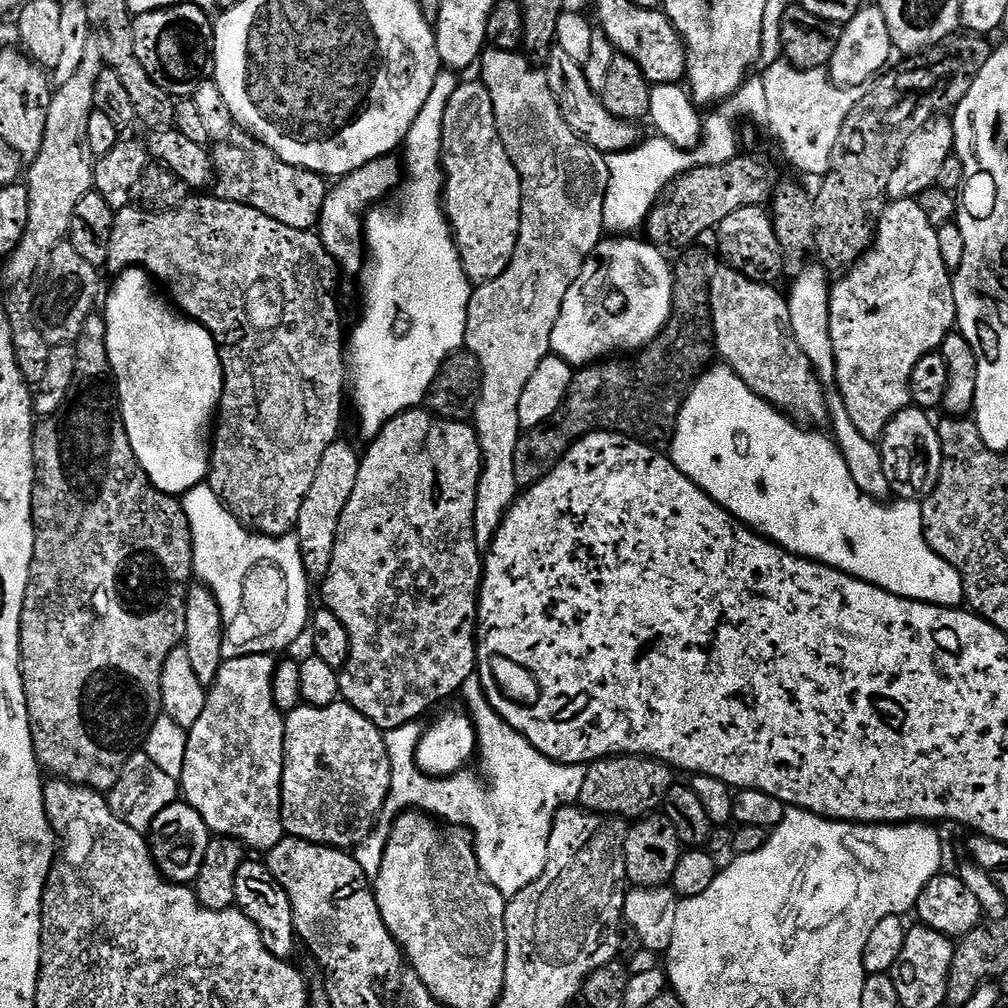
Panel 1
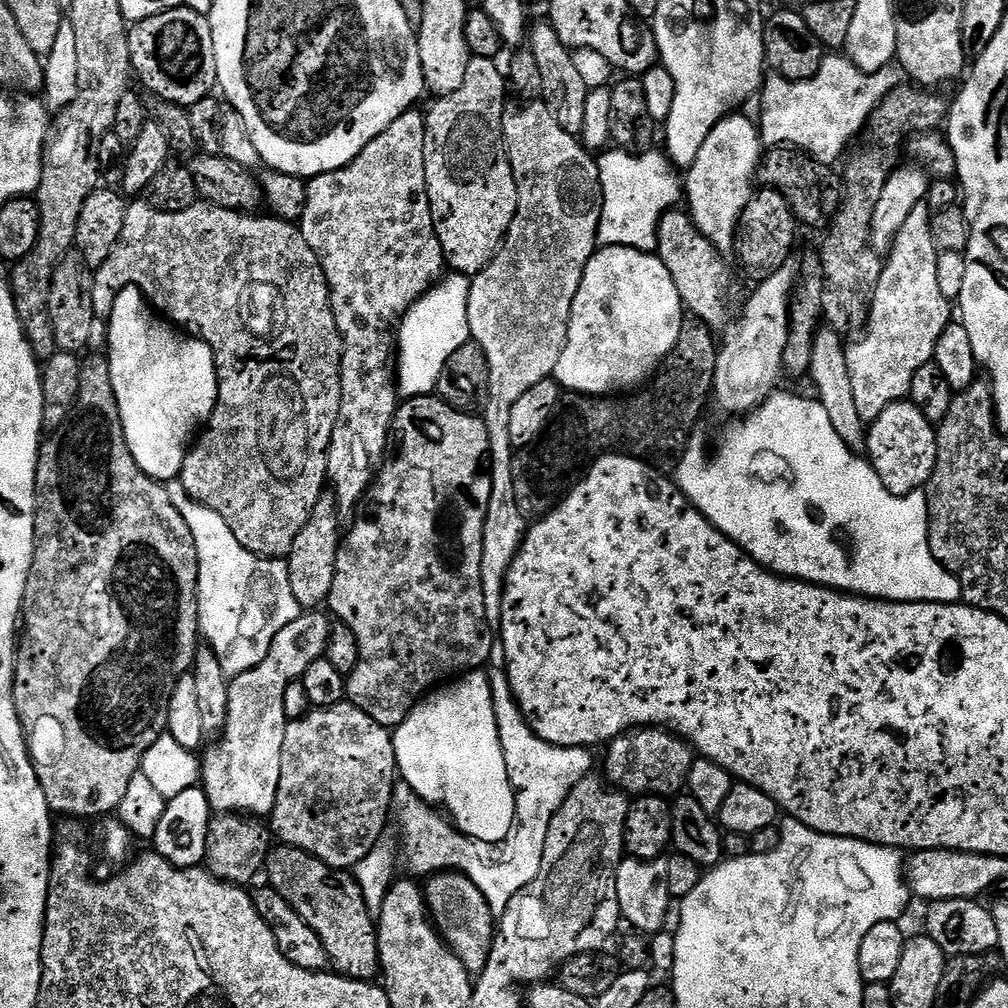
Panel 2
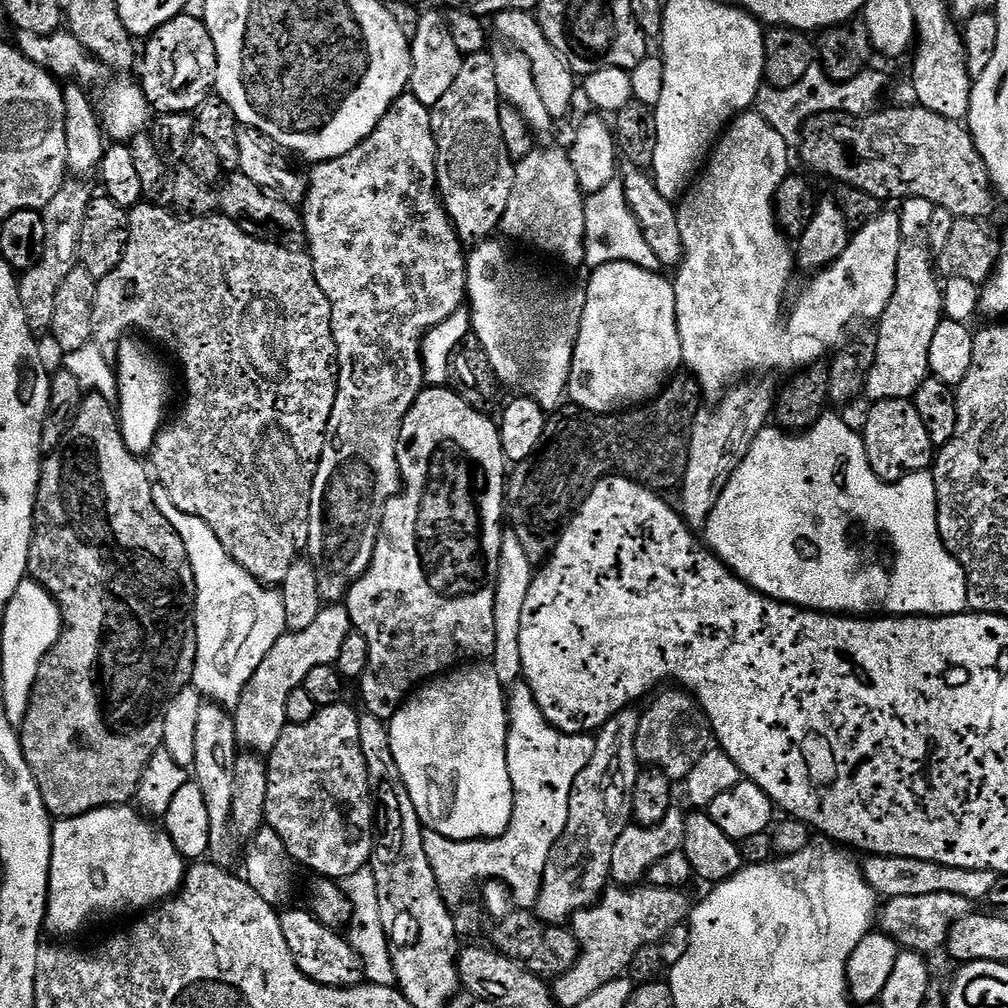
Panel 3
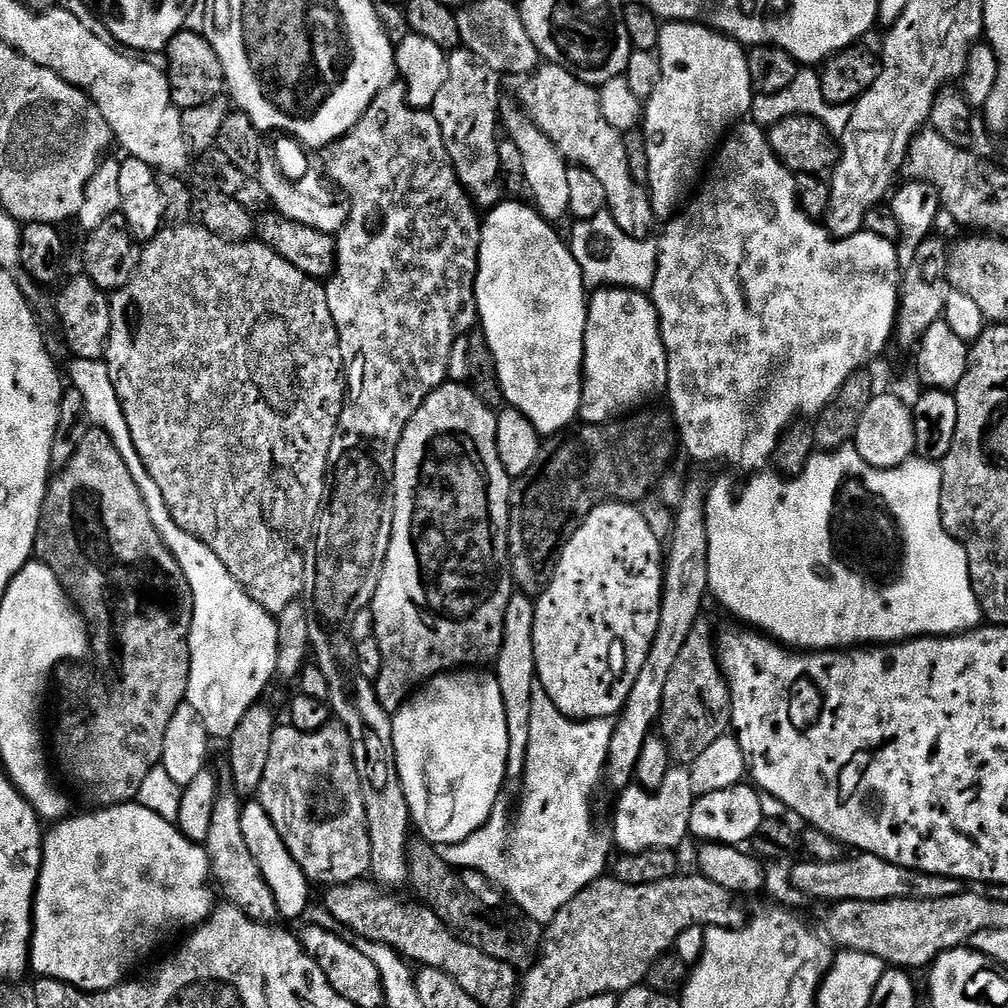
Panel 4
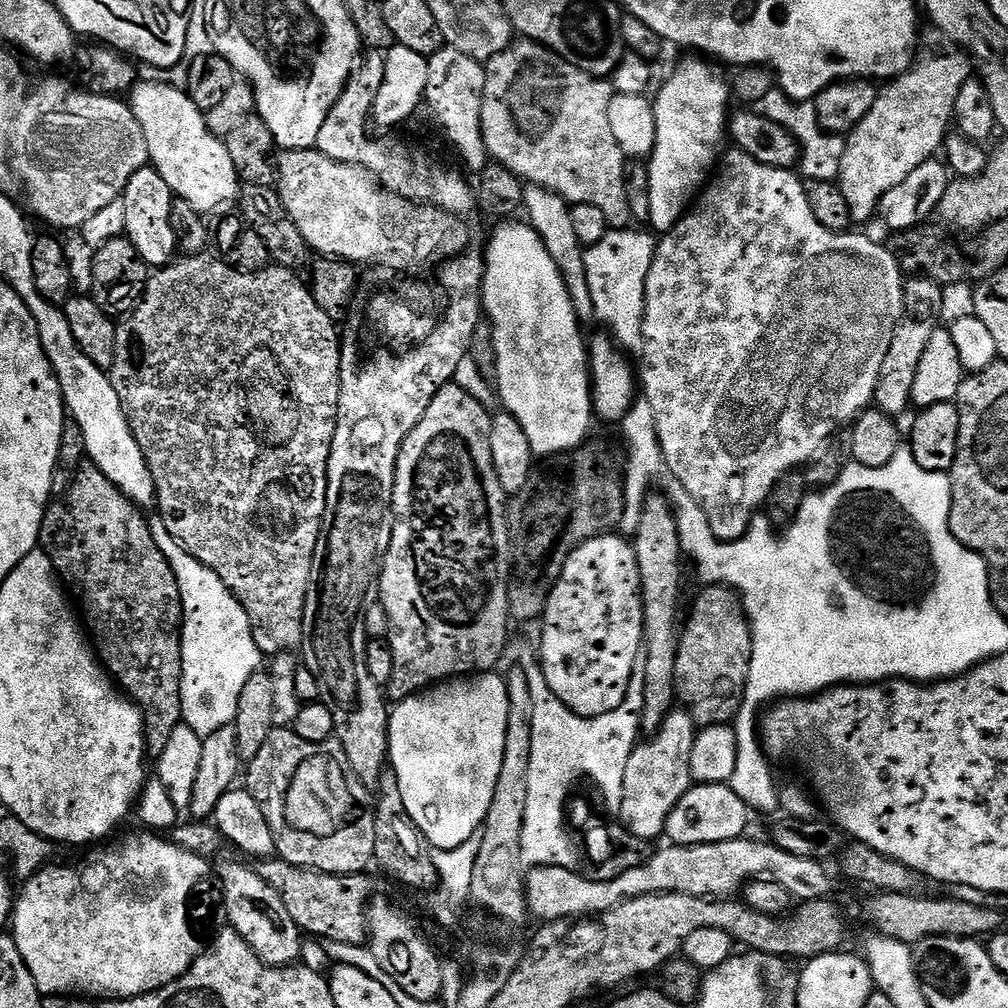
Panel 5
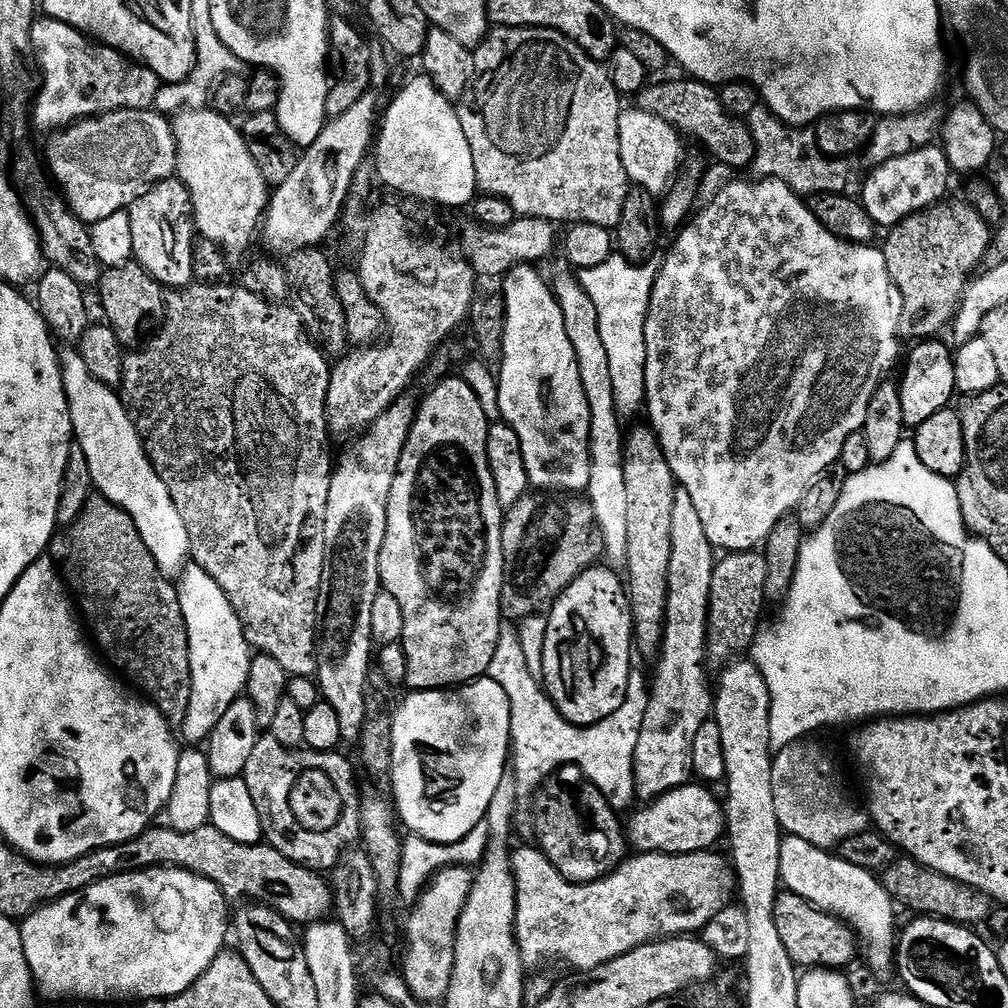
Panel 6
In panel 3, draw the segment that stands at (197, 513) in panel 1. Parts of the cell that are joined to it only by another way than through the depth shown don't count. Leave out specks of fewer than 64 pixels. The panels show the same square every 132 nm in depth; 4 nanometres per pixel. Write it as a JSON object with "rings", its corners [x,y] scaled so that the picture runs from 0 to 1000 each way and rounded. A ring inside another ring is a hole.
{"rings":[[[152,483],[153,502],[173,522],[185,542],[194,578],[194,660],[190,679],[199,691],[220,696],[232,704],[242,682],[252,673],[252,665],[260,661],[260,653],[268,649],[268,641],[284,626],[284,601],[273,582],[259,579],[216,538],[216,530],[204,522],[200,514],[192,514],[177,502],[164,484]]]}

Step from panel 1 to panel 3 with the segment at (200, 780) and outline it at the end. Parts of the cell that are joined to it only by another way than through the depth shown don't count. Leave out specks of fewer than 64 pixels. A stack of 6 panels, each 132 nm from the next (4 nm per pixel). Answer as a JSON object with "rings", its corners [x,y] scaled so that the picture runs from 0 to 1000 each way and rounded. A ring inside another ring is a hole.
{"rings":[[[340,598],[328,599],[318,602],[315,614],[304,625],[283,626],[282,630],[276,633],[276,637],[272,637],[272,641],[268,641],[268,649],[264,649],[264,653],[260,653],[260,661],[256,661],[256,665],[252,665],[252,673],[248,673],[248,677],[242,682],[240,692],[232,703],[234,727],[239,740],[254,748],[265,748],[272,744],[276,732],[280,732],[280,724],[287,719],[284,712],[284,695],[288,693],[288,688],[292,688],[292,685],[301,680],[304,669],[308,669],[308,665],[312,665],[312,661],[332,660],[335,649],[339,645],[339,637],[343,637],[343,633],[349,626],[351,626],[349,614],[344,602]]]}

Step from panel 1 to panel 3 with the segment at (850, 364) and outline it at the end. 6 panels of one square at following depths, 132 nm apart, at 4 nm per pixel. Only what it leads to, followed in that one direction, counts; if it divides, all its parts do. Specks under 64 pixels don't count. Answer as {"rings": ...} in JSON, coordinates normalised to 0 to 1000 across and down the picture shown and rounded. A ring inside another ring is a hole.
{"rings":[[[903,196],[896,199],[891,206],[895,237],[893,239],[893,251],[891,252],[889,283],[887,284],[887,292],[871,318],[869,354],[857,384],[860,396],[863,395],[862,398],[865,399],[872,399],[874,397],[905,397],[908,394],[911,383],[915,383],[915,379],[922,376],[923,373],[921,367],[923,339],[927,335],[927,327],[931,327],[931,323],[937,313],[937,291],[934,279],[931,277],[930,267],[927,265],[926,251],[921,245],[921,231],[919,229],[923,224],[923,212],[926,205],[926,202],[919,196]]]}

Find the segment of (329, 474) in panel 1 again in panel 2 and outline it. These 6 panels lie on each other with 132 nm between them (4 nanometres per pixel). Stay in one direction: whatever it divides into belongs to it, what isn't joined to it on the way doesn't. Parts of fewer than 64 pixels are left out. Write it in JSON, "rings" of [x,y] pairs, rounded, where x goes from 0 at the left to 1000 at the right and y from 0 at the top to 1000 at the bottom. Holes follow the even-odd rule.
{"rings":[[[328,490],[317,492],[315,502],[312,502],[310,512],[304,518],[304,522],[300,522],[300,530],[292,534],[292,542],[285,550],[288,585],[292,593],[296,593],[299,604],[313,605],[324,600],[325,590],[331,581],[335,546],[339,539],[337,515],[339,515],[339,509],[333,503],[333,493]]]}

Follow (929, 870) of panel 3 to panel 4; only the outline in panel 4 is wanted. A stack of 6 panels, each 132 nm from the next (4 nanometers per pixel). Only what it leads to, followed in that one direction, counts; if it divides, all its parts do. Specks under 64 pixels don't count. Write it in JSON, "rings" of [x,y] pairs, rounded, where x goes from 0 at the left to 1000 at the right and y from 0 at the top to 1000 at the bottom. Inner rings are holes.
{"rings":[[[845,847],[827,855],[799,852],[797,856],[790,857],[786,861],[787,879],[798,889],[807,889],[810,893],[821,893],[820,895],[926,893],[927,891],[942,891],[954,884],[953,874],[947,873],[945,869],[928,869],[922,865],[912,865],[860,847]]]}

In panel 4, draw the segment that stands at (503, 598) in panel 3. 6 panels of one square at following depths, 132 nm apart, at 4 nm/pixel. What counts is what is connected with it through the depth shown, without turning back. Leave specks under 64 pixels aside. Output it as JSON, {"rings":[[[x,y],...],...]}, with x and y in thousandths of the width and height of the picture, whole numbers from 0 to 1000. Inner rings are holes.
{"rings":[[[510,589],[502,601],[502,617],[498,629],[498,645],[490,656],[494,685],[498,685],[498,700],[502,700],[502,732],[504,733],[503,773],[519,775],[522,744],[526,740],[526,688],[532,680],[530,657],[530,609],[532,601],[527,591]]]}

